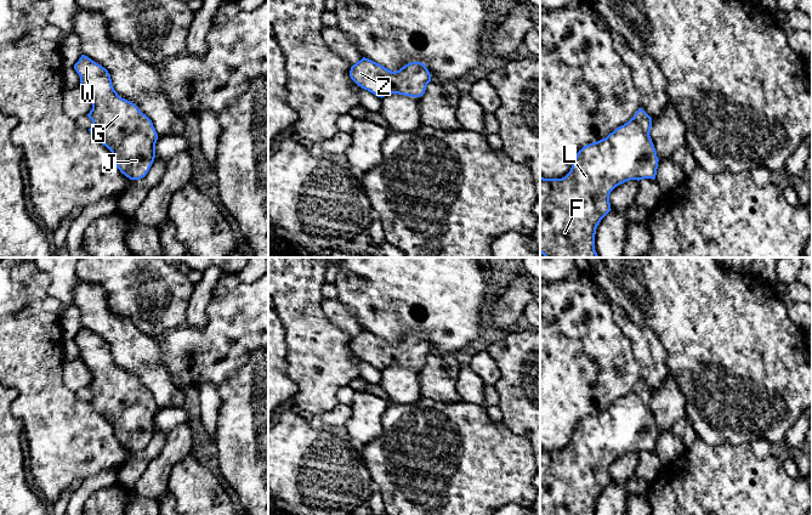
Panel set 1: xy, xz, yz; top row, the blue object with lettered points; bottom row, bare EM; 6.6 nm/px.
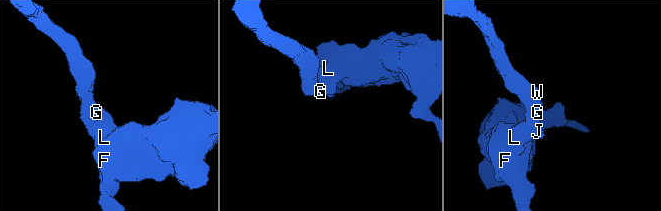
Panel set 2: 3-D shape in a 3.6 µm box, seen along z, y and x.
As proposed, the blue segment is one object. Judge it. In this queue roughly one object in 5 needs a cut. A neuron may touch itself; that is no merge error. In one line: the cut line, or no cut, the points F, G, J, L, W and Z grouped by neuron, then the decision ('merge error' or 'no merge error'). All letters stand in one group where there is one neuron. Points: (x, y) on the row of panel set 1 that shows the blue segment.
no cut | F G J L W Z | no merge error

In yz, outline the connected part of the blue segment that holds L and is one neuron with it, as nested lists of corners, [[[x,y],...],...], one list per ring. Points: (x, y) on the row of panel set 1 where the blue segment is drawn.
[[[642,109],[606,138],[584,146],[573,160],[570,171],[562,179],[540,177],[540,253],[545,258],[600,258],[595,250],[596,228],[612,210],[611,192],[630,180],[655,179],[658,157],[651,138],[652,118]]]

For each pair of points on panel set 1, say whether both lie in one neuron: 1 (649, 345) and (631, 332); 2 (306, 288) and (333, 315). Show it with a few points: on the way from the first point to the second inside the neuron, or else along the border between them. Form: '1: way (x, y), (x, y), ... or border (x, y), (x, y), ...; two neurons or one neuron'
1: way (645, 343), (636, 334); one neuron
2: border (323, 298), (323, 315), (338, 328); two neurons

